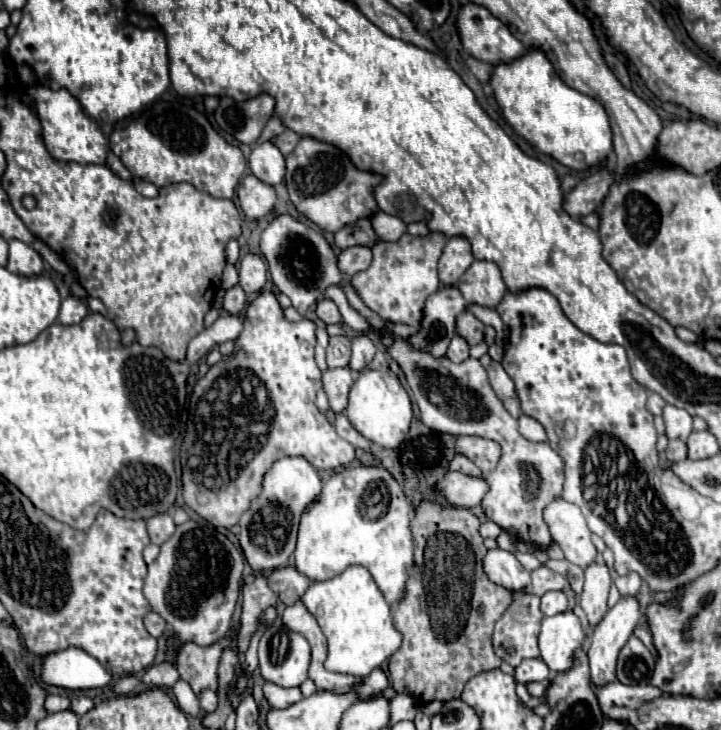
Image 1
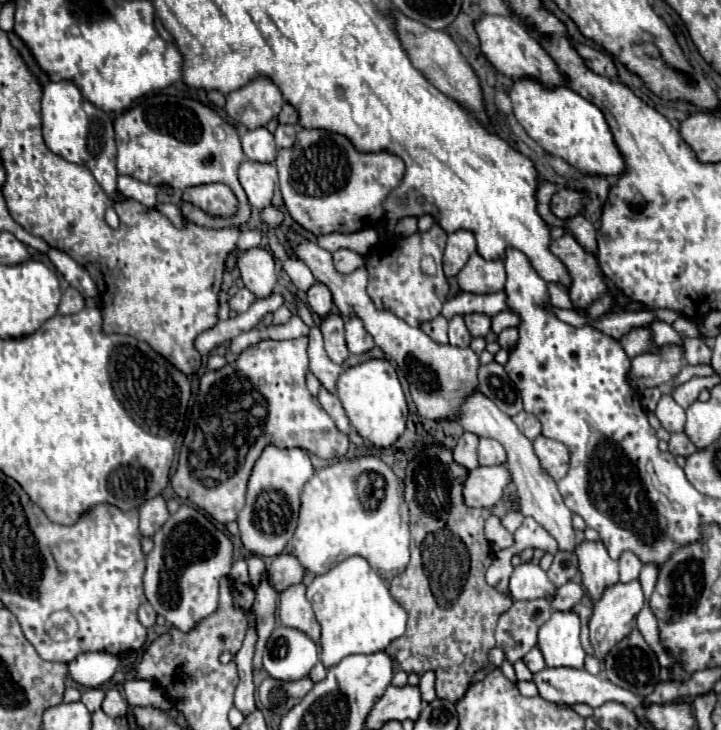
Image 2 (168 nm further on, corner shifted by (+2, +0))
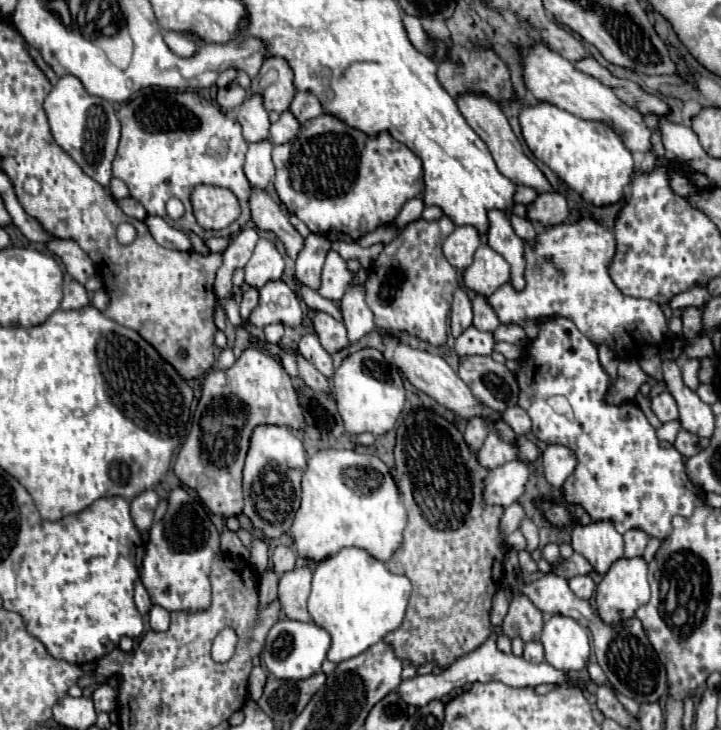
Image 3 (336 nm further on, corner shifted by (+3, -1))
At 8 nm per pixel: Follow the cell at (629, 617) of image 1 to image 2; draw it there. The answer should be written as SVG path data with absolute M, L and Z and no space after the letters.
M638 580L628 584L622 584L622 582L614 584L594 604L594 612L590 618L590 642L594 648L594 656L600 662L604 662L604 658L616 646L616 642L620 642L620 638L626 638L636 628L636 614L642 610L642 606L644 606L644 596L642 596L642 588Z

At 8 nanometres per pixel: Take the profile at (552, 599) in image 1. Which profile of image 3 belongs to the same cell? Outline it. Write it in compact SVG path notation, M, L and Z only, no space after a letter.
M577 575L569 579L569 587L571 591L581 597L581 599L591 599L593 591L595 591L595 583L591 579L591 575Z

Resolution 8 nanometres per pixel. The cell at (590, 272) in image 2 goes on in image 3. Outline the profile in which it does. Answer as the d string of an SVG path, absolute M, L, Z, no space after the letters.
M583 217L579 221L567 221L567 223L561 223L555 227L545 227L543 231L537 233L533 245L525 241L525 261L527 261L525 289L517 291L511 283L505 283L487 301L495 309L501 323L519 325L527 333L529 339L535 339L535 335L539 333L541 319L559 315L559 317L571 319L577 325L577 329L583 335L587 335L587 339L591 339L591 343L595 343L597 347L605 343L615 351L615 343L627 341L629 355L631 353L635 355L635 351L639 351L645 345L661 347L667 341L667 335L671 335L661 307L649 299L627 297L615 287L615 283L609 277L609 265L611 265L613 255L615 255L615 235L609 229L595 223L593 219Z

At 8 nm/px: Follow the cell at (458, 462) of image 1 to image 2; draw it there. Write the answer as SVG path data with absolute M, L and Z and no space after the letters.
M464 432L460 436L460 440L456 442L452 454L456 458L456 462L460 466L464 466L466 470L474 470L478 468L478 458L476 458L476 446L478 446L478 436L472 432Z

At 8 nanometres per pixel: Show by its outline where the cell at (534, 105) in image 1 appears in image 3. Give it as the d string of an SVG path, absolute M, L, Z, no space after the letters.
M551 103L525 107L519 113L523 139L531 153L543 161L555 175L577 191L587 203L609 207L625 197L625 187L635 173L633 155L625 149L619 135L605 123L579 119Z

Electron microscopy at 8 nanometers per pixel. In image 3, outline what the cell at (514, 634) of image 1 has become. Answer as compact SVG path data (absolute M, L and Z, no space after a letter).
M515 595L503 619L503 631L511 639L519 635L523 641L533 641L535 637L541 635L541 629L543 629L543 613L525 595Z

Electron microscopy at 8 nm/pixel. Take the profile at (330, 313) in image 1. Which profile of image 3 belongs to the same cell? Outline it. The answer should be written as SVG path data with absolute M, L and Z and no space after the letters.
M309 233L303 239L303 251L299 251L295 259L295 277L299 279L299 283L305 283L311 289L319 287L321 269L329 249L331 249L331 241L323 235Z

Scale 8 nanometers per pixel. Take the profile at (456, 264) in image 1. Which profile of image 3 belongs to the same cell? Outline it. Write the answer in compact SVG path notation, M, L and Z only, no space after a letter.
M463 225L455 227L455 231L445 239L443 253L453 267L465 269L473 263L473 253L479 245L481 245L479 231L471 225Z

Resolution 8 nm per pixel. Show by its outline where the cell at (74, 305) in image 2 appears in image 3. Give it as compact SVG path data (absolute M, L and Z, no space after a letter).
M71 281L69 285L65 285L61 309L81 309L85 305L89 305L89 295L87 295L85 287L77 281Z

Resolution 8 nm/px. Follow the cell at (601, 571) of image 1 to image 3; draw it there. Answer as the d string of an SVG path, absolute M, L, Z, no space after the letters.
M611 521L575 525L571 533L571 545L593 565L599 575L605 575L611 563L623 557L623 535Z

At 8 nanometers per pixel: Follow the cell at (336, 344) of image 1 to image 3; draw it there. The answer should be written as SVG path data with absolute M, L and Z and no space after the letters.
M317 311L315 317L313 317L313 325L315 325L315 333L321 339L321 345L329 353L335 353L335 351L339 351L339 349L343 349L343 347L349 345L345 325L339 323L339 321L335 321L331 315L327 315L323 311Z

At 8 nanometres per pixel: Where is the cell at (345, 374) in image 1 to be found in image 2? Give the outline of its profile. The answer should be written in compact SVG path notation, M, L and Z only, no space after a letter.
M318 326L310 328L310 346L308 346L308 356L310 356L310 372L320 380L320 384L336 394L336 380L338 376L342 374L342 366L330 362L330 358L326 356L324 352L324 346L322 346L322 332Z

